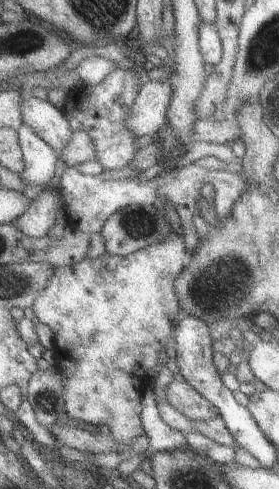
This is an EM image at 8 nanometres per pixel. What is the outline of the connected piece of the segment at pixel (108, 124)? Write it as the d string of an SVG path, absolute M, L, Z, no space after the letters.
M115 67L101 82L93 86L78 86L69 91L60 110L71 131L85 132L93 141L94 160L103 170L118 170L129 163L135 148L135 134L123 124L129 114L131 102L135 100L139 90L139 82L143 82L133 70Z

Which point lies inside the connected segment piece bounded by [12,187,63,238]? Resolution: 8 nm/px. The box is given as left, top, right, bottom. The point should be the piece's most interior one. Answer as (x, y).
(35, 222)

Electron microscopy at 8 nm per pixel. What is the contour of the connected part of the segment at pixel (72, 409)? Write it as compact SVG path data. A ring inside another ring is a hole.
M170 229L161 242L127 256L101 253L97 258L83 257L69 266L51 265L51 278L29 308L33 316L53 333L53 365L57 366L60 378L63 378L61 384L67 418L91 426L107 426L113 440L121 444L129 445L133 439L144 434L140 412L142 397L148 393L146 374L155 368L161 347L172 343L175 326L172 321L178 311L173 280L187 264L188 256L183 236Z

